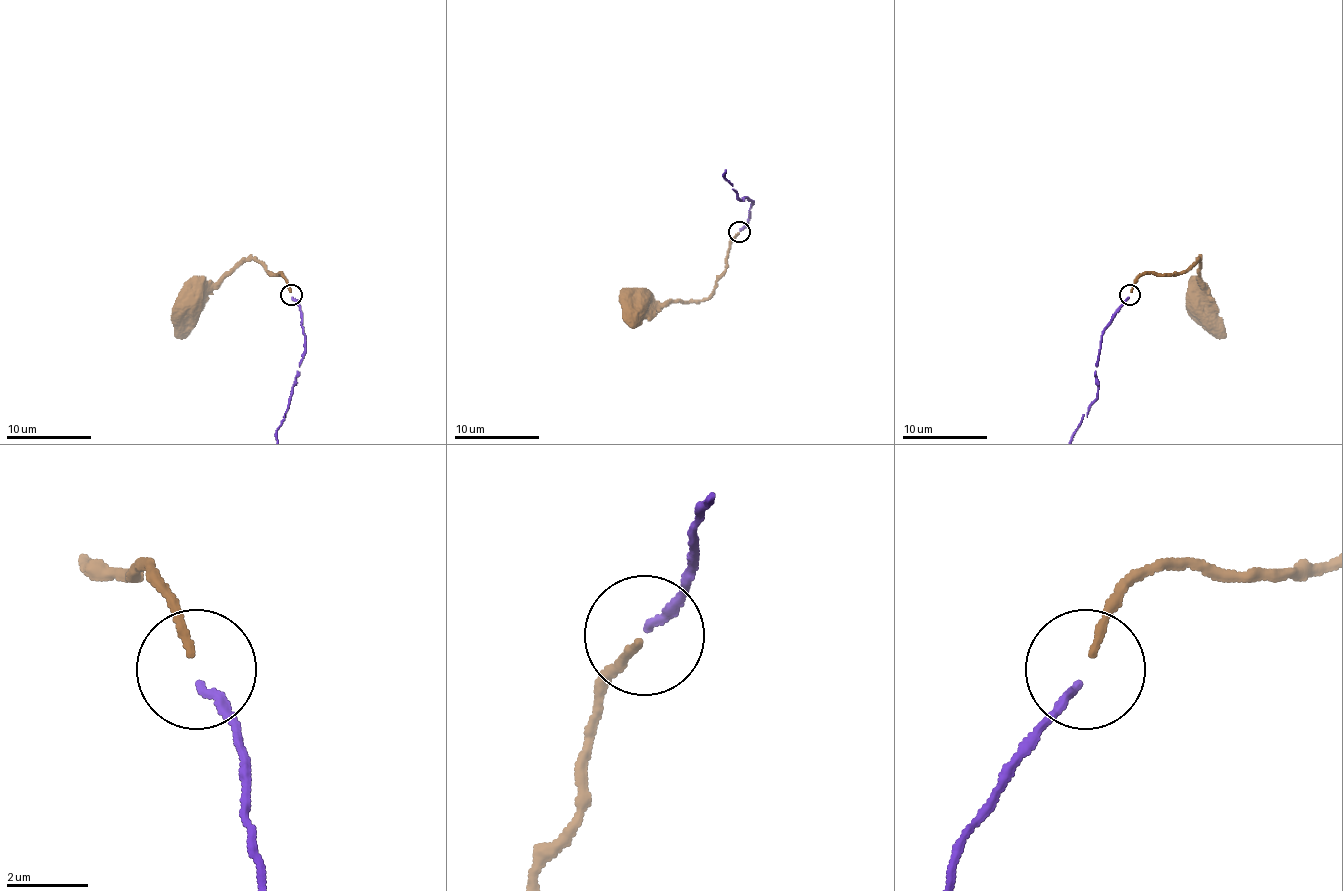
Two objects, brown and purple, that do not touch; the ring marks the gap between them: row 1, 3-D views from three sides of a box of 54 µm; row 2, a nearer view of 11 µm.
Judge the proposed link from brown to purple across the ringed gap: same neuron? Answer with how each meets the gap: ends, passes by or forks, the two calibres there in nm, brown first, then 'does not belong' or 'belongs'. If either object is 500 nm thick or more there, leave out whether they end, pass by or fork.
brown ends there; purple ends there; 190 nm thick on the brown side, 200 nm on the other; belongs

